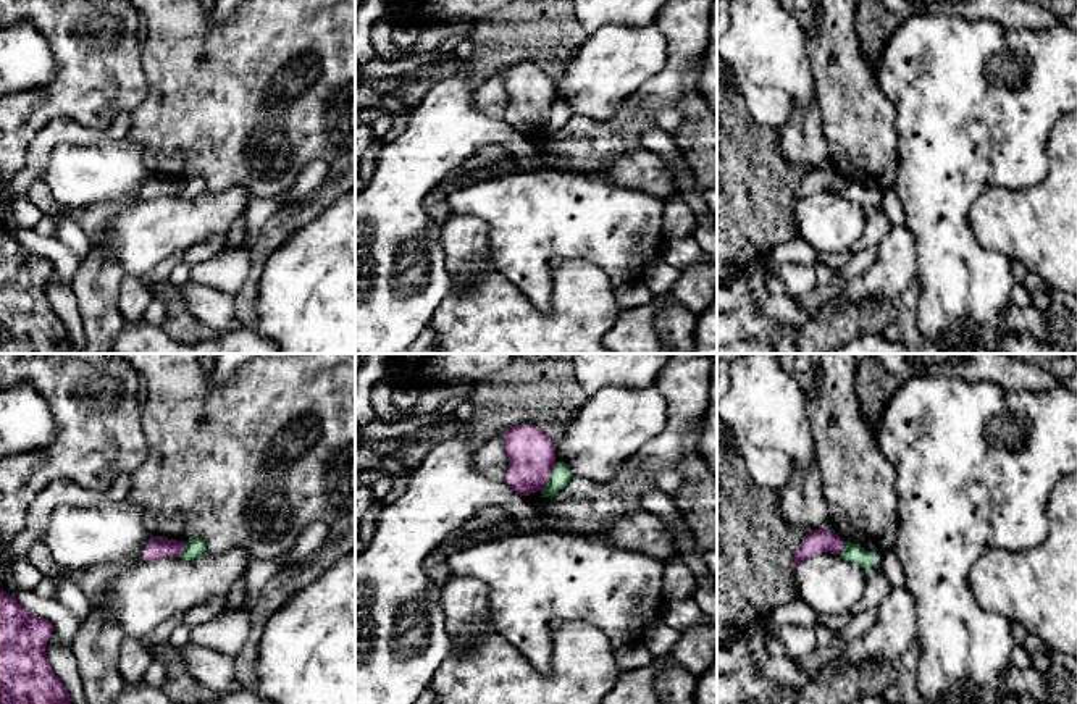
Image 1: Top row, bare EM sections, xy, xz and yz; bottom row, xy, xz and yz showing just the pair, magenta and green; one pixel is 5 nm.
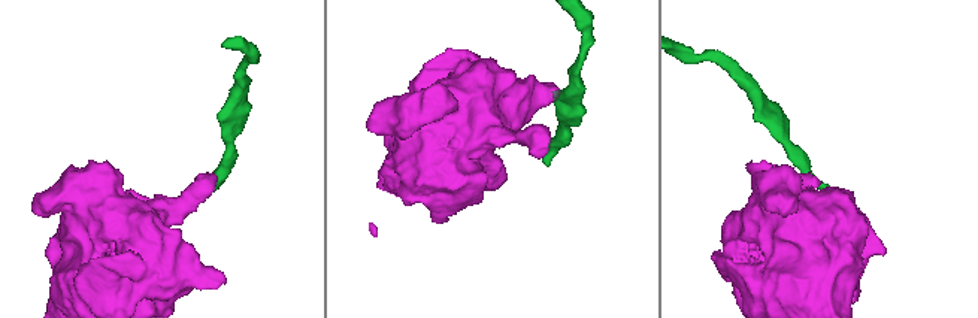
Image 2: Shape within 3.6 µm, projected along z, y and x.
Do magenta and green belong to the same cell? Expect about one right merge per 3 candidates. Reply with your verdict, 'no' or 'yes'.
no

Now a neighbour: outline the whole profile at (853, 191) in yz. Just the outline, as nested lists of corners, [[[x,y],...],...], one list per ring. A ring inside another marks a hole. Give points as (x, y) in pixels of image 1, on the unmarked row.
[[[843,179],[843,181],[844,181],[844,184],[840,192],[843,197],[857,202],[862,207],[870,207],[874,203],[877,192],[869,191],[854,181],[849,181],[849,179]]]

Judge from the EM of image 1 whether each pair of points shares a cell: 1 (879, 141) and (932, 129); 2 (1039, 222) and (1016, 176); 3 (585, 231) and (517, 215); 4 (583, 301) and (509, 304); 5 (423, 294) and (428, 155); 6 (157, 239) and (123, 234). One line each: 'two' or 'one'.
1: two
2: two
3: one
4: one
5: one
6: one

